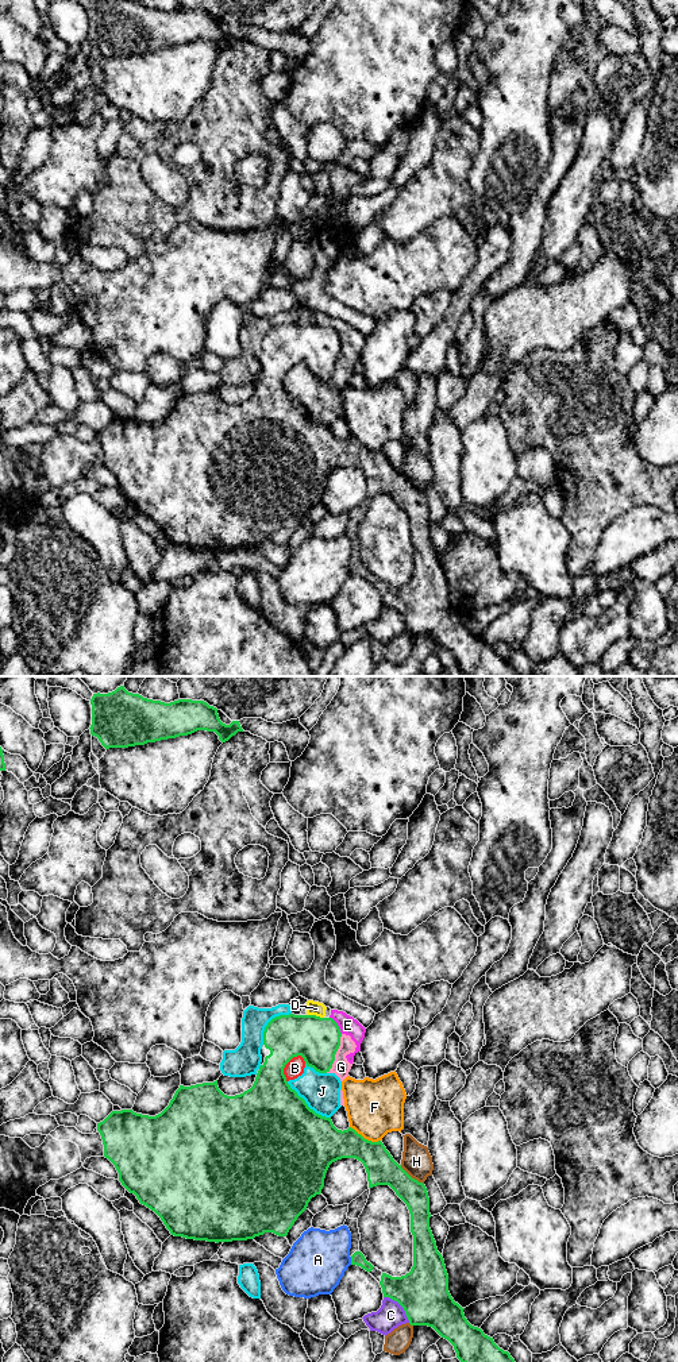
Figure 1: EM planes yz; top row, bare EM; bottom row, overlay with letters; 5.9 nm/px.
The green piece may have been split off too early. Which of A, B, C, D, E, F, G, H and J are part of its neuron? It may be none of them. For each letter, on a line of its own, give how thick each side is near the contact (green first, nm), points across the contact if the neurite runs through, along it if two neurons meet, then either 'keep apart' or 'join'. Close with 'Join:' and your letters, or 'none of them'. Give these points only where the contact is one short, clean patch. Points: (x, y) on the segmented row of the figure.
A: calibres 80 and 360 nm; keep apart
B: calibres 320 and 110 nm; border yz (300, 1054), (295, 1056), (285, 1065), (284, 1076), (287, 1081); keep apart
C: calibres 300 and 160 nm; keep apart
D: calibres 280 and 80 nm; border yz (307, 1014), (323, 1018); keep apart
E: calibres 280 and 110 nm; border yz (330, 1017), (342, 1033); keep apart
F: calibres 240 and 340 nm; keep apart
G: calibres 280 and 110 nm; keep apart
H: calibres 180 and 180 nm; keep apart
J: calibres 500 and 220 nm; keep apart
Join: none of them

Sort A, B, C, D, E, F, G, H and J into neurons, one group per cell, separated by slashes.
A / B D E G J / C / F / H

